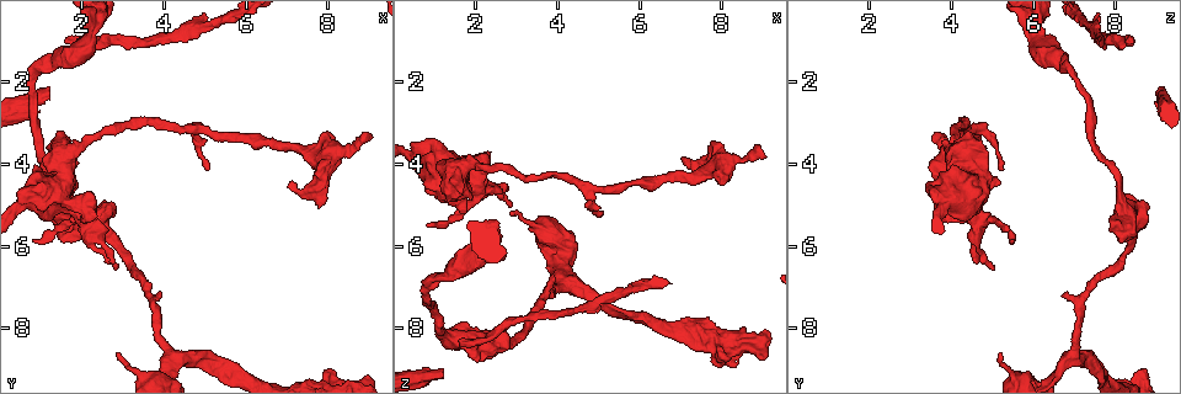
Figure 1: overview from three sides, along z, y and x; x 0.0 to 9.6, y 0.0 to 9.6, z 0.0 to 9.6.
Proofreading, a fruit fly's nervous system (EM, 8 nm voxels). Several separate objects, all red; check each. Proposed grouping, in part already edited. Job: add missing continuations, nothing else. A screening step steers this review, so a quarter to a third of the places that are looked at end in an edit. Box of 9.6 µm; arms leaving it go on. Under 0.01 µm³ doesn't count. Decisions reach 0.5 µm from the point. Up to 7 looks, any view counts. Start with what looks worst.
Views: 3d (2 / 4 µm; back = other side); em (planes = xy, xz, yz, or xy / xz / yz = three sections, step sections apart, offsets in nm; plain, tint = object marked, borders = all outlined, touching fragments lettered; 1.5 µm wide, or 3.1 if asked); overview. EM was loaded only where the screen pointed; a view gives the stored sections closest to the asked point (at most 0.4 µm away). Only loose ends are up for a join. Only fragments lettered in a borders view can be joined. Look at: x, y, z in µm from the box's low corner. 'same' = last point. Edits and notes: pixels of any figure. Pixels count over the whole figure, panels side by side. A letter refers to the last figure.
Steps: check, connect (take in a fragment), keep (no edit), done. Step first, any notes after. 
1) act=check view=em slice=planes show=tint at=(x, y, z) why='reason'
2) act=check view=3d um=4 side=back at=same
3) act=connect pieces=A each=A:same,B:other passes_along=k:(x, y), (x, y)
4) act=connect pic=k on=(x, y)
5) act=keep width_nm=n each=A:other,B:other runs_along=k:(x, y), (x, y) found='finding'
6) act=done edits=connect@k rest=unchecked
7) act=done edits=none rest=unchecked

act=check view=3d um=2 at=(1.15, 2.10, 9.05) why='stops while still wide'

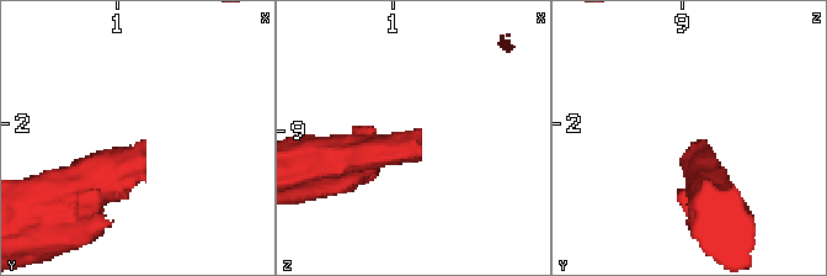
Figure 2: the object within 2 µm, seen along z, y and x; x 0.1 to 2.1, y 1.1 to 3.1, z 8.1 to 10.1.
act=check view=em slice=yz step=8 show=tint at=(1.18, 2.12, 9.10) why='shape alone is not enough'

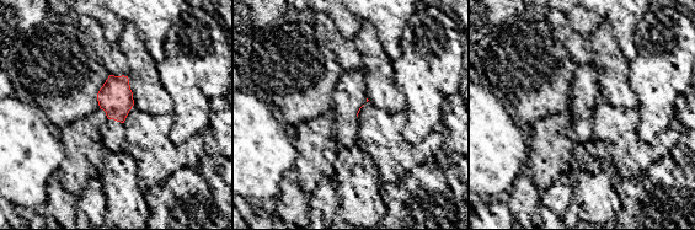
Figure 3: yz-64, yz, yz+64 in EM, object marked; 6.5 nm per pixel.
act=check view=em slice=xy step=8 show=borders at=same

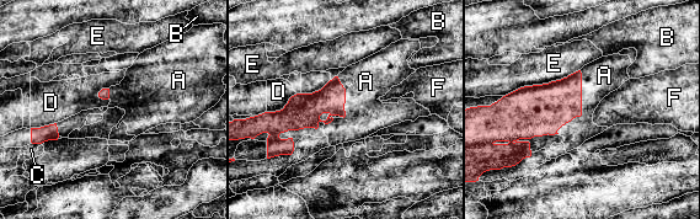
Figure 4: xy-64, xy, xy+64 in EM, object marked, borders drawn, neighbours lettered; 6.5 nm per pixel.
act=connect pieces=A each=A:same,B:other,C:other,D:other,E:other,F:other passes_along=4:(543, 110), (581, 106), (602, 76) found='it goes on there'

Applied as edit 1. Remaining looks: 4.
act=check view=3d um=4 at=(0.85, 5.90, 5.50) why='an open end'

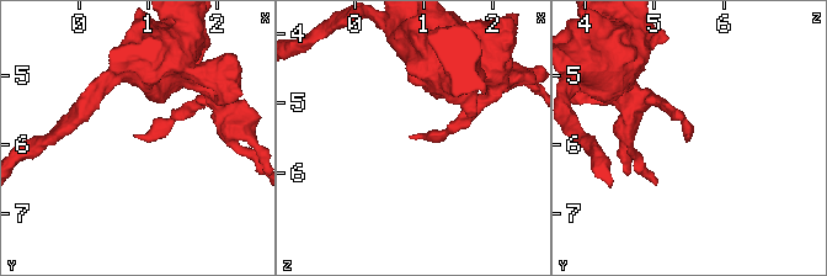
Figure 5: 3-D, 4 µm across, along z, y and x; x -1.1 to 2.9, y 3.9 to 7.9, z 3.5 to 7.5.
act=check view=em slice=planes show=borders at=(0.85, 5.90, 5.50)

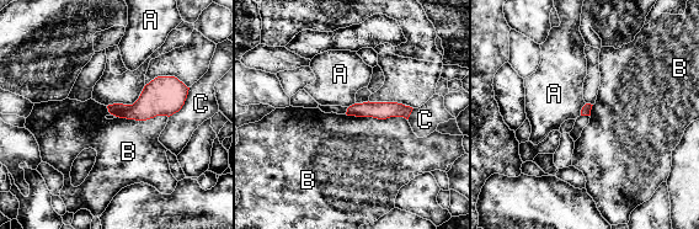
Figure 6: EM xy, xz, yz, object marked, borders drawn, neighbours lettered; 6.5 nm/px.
act=keep each=A:other,B:other,C:other border=6:(106, 106), (127, 118), (167, 116) found='no lettered fragment goes on from it'

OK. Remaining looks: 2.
act=done edits=connect@4 rest=unchecked

